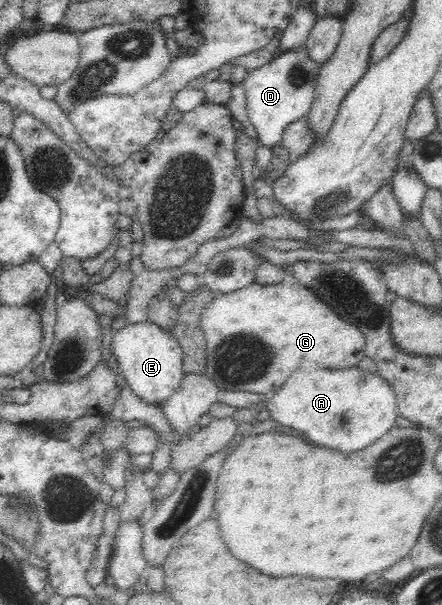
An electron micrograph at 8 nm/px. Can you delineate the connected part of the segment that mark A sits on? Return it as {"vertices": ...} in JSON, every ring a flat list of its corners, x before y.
{"vertices":[[296,369,288,381,270,394,266,409,270,418,284,427,306,433,306,437,334,451,354,453,384,433,397,426,397,399,392,386,378,373,371,374,358,369,318,369,314,373]]}

